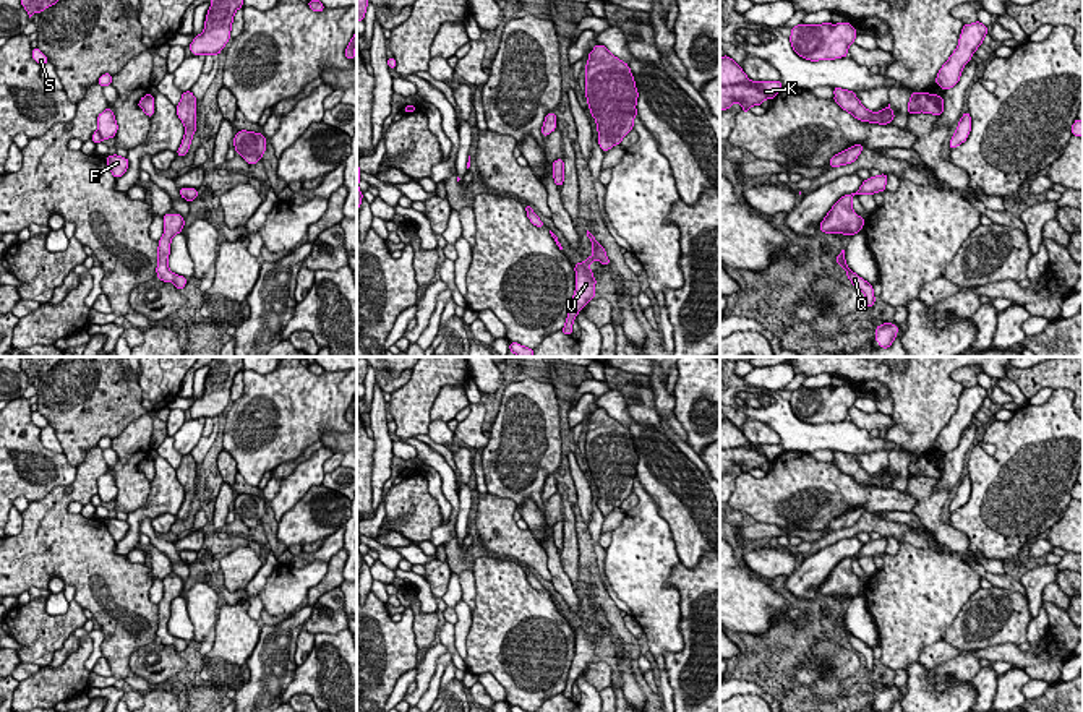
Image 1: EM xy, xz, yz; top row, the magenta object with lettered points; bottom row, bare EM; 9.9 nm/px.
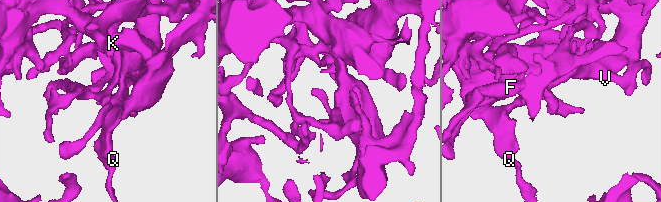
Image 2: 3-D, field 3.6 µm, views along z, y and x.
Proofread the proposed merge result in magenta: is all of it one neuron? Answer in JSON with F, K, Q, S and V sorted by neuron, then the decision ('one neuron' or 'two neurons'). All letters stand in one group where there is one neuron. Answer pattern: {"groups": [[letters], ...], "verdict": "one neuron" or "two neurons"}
{"groups": [["F", "K", "Q", "S", "V"]], "verdict": "one neuron"}

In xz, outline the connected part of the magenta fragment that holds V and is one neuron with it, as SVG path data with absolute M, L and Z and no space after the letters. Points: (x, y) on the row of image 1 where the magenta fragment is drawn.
M587 230L587 237L592 242L593 255L587 256L585 261L577 263L574 266L576 292L574 292L574 297L571 300L566 324L561 329L564 334L569 334L569 336L572 332L572 323L574 323L577 313L595 297L597 281L593 277L593 272L590 271L590 263L598 259L601 264L608 264L608 266L611 264L606 253L605 253L605 248L595 240L595 237L589 230Z

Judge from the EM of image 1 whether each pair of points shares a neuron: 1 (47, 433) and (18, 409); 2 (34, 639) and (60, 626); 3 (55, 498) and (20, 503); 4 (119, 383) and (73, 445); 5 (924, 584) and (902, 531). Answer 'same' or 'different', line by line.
1: different
2: same
3: different
4: same
5: different

